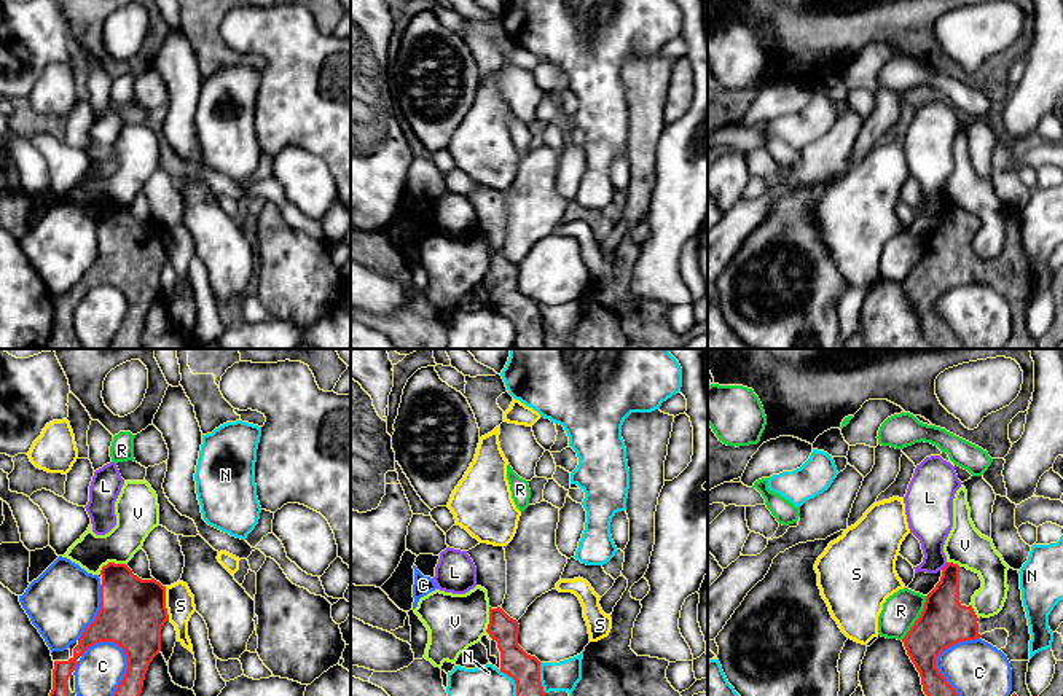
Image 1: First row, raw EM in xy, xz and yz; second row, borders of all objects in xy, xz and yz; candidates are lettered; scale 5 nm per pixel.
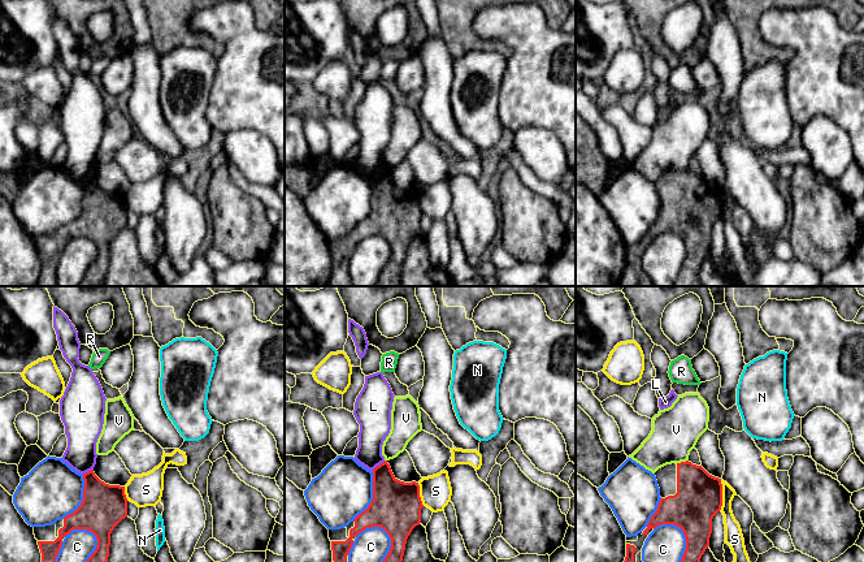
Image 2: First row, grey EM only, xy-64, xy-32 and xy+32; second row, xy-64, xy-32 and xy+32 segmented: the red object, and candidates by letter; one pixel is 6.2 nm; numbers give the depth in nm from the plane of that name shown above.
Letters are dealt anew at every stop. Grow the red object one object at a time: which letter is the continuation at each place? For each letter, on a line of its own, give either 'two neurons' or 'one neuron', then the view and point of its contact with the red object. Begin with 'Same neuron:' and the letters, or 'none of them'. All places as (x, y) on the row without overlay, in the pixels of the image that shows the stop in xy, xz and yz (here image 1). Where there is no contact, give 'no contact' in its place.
Same neuron: none of them
C: two neurons; meets red in xy at (128, 309)
L: two neurons; meets red in yz at (944, 211)
N: two neurons; meets red in xz at (539, 322)
R: two neurons; meets red in yz at (918, 261)
S: two neurons; meets red in xy at (164, 247)
V: two neurons; meets red in xy at (112, 206)

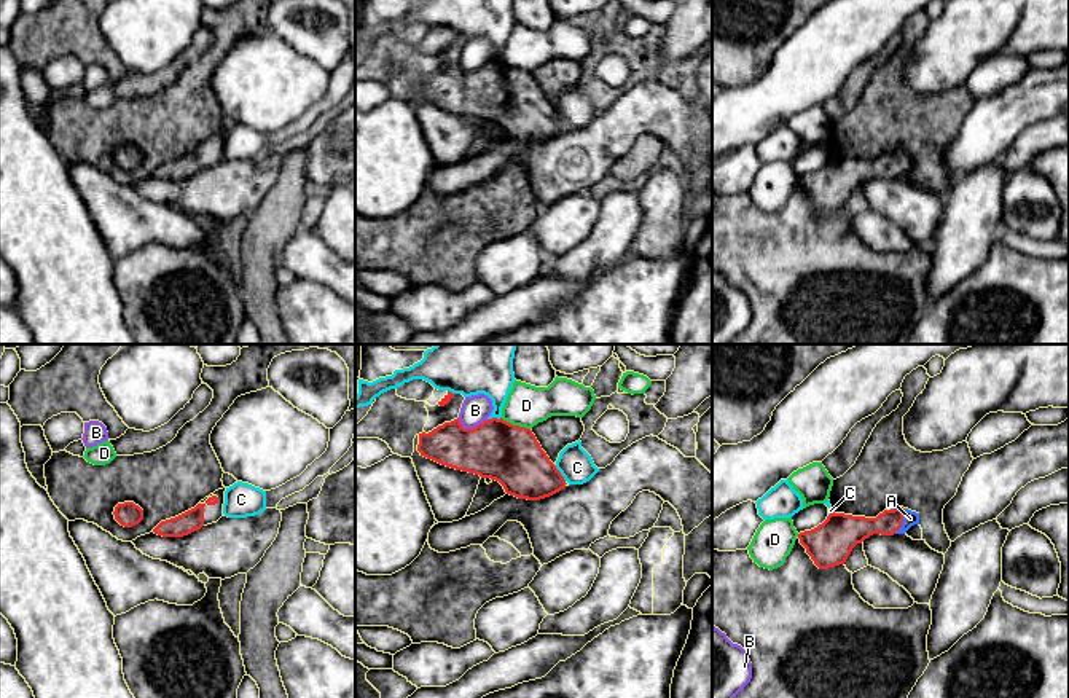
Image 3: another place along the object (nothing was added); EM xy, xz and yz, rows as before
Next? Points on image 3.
Same neuron: A
A: one neuron; meets red in yz at (902, 163)
B: two neurons; meets red in xz at (472, 72)
C: two neurons; meets red in xz at (559, 117)
D: two neurons; meets red in xz at (515, 69)

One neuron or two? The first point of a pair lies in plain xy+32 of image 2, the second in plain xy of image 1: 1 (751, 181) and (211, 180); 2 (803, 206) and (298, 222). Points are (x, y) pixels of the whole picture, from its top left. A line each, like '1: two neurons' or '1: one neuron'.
1: two neurons
2: two neurons

